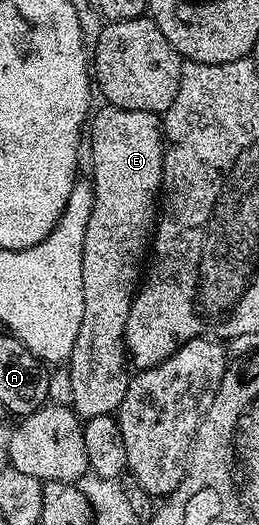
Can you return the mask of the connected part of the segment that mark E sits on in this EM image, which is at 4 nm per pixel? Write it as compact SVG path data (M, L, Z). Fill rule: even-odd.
M101 105L101 109L93 113L88 126L88 144L90 140L90 150L92 152L93 174L90 174L94 185L94 200L92 215L88 220L88 226L85 227L84 250L82 251L81 262L81 277L84 283L84 317L81 318L80 331L73 343L72 354L66 366L68 370L68 380L70 382L70 401L71 407L79 416L79 419L87 420L100 415L111 415L117 411L119 405L122 404L124 394L127 393L127 388L130 385L131 377L126 370L128 368L128 353L125 345L125 328L127 324L128 310L131 308L131 303L134 300L134 293L137 292L137 287L142 277L142 265L146 258L146 249L149 247L153 230L156 226L158 203L160 200L162 176L163 176L163 154L165 152L164 132L162 122L159 115L150 111L130 111L114 105Z

